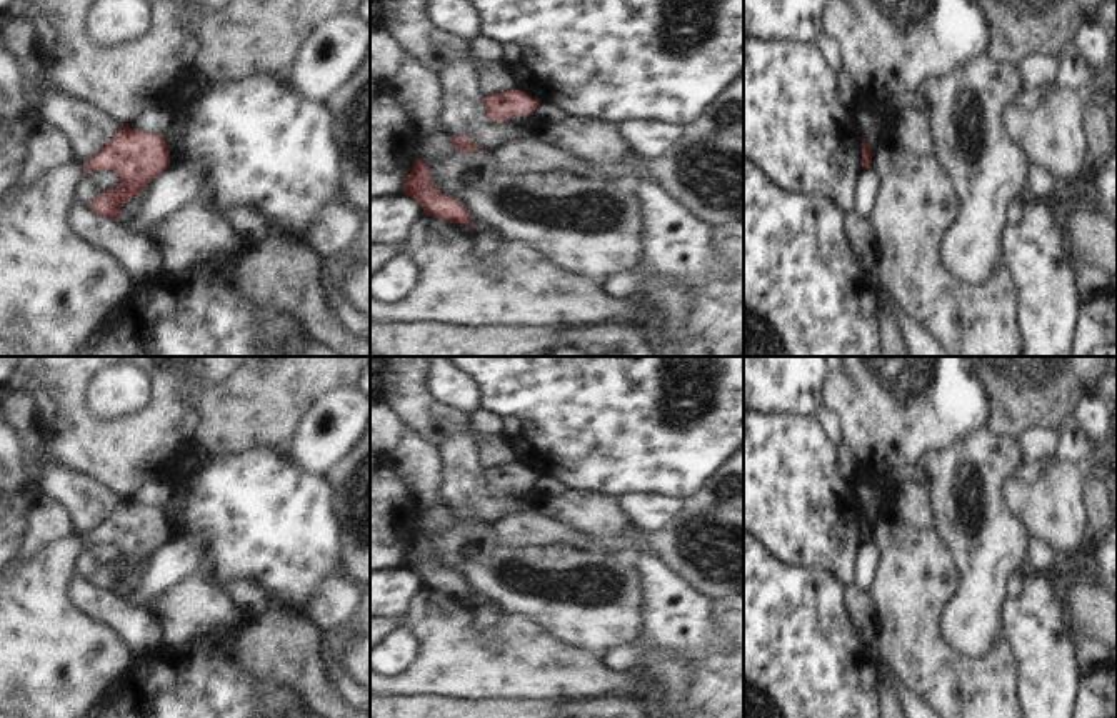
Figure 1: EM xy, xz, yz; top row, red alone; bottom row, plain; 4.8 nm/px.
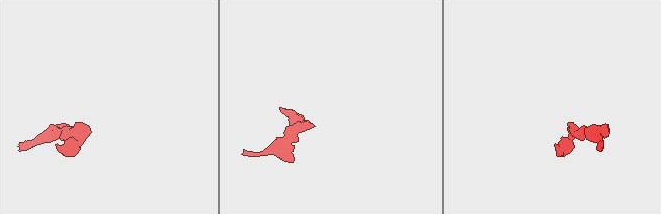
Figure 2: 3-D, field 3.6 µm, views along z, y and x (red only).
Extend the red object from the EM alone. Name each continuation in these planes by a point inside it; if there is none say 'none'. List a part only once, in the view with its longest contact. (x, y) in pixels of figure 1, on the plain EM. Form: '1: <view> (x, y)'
none

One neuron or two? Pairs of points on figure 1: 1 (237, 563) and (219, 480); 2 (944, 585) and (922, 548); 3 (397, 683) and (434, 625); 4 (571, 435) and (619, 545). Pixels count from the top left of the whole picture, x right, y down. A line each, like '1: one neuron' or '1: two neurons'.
1: one neuron
2: one neuron
3: one neuron
4: two neurons

